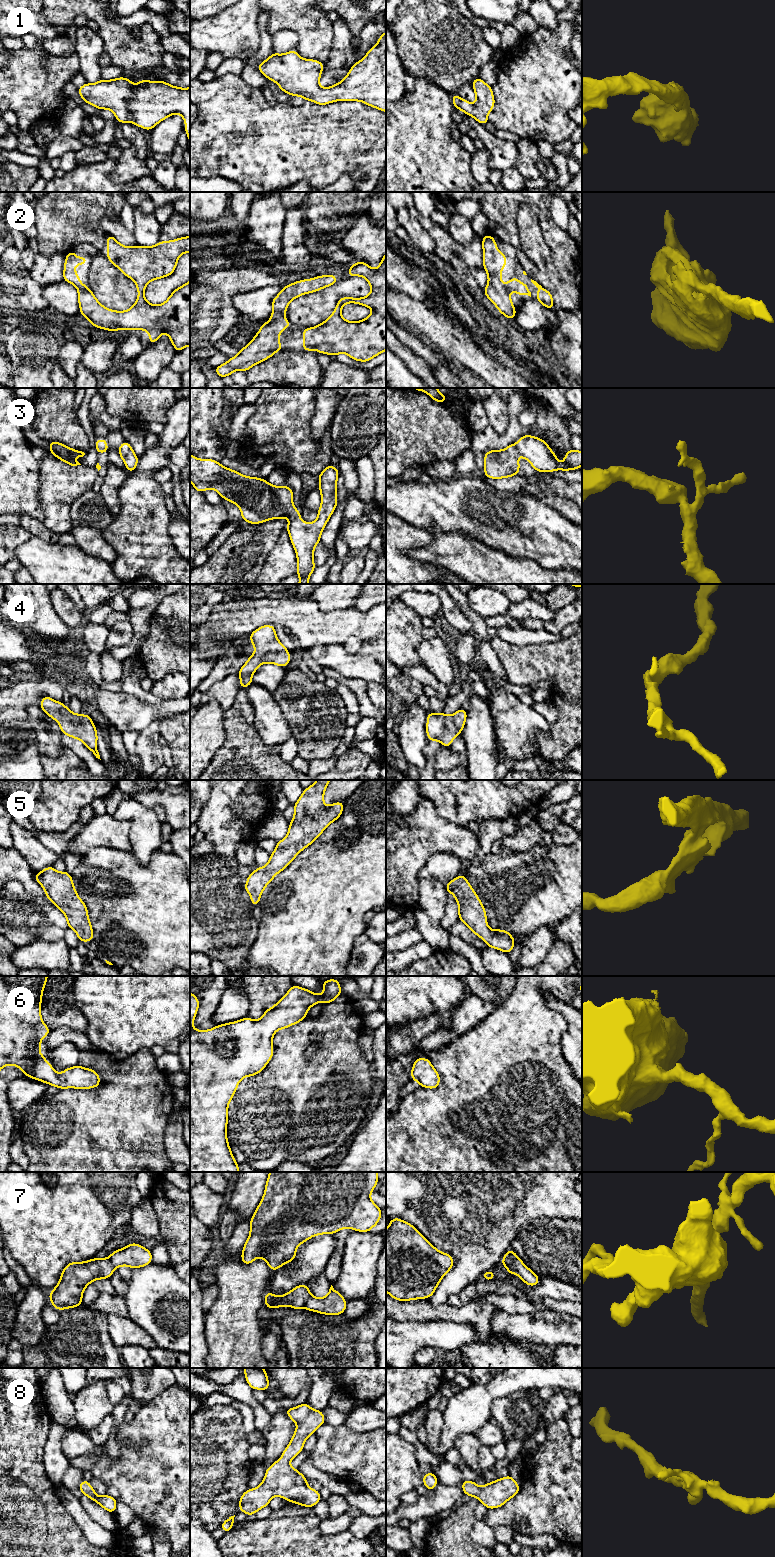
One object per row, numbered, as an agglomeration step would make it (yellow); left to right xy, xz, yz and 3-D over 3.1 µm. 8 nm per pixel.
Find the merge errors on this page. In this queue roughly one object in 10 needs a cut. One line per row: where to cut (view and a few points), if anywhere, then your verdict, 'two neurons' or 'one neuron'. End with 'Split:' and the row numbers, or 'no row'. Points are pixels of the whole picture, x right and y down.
1: no cut; one neuron
2: no cut; one neuron
3: no cut; one neuron
4: no cut; one neuron
5: no cut; one neuron
6: no cut; one neuron
7: no cut; one neuron
8: no cut; one neuron
Split: no row

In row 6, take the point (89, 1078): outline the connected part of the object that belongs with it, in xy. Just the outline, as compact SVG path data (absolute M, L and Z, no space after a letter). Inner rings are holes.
M0 976L0 1069L13 1065L23 1070L23 1075L60 1089L89 1089L100 1085L99 1074L76 1065L56 1073L53 1066L40 1054L41 1040L51 1030L41 1018L43 989L48 976Z

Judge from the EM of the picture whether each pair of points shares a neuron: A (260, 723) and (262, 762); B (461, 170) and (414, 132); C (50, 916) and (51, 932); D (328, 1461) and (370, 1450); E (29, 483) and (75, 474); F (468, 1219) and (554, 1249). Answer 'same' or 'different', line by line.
A: different
B: same
C: same
D: same
E: different
F: different

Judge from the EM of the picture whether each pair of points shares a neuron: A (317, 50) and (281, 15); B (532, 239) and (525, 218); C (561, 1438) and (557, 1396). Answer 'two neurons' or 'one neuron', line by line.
A: one neuron
B: one neuron
C: two neurons

